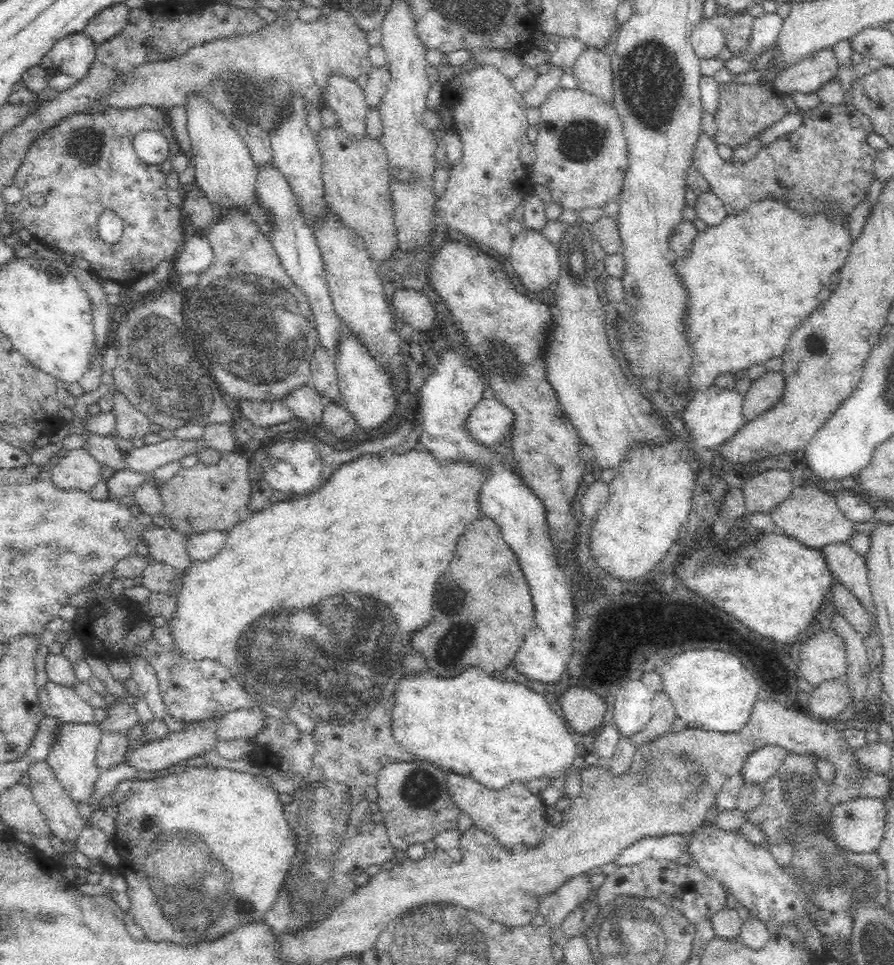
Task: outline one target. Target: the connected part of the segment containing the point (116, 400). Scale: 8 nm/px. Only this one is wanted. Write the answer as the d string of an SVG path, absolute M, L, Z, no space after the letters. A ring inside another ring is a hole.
M109 383L112 395L111 412L115 416L115 428L117 434L124 439L134 436L142 437L150 431L152 422L122 394L117 388Z

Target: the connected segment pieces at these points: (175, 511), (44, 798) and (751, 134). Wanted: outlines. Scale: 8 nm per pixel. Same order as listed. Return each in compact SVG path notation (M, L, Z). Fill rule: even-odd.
M241 447L220 452L220 455L221 460L216 464L198 462L192 468L182 466L170 480L157 487L162 500L157 516L168 522L168 528L188 536L196 532L228 532L239 522L237 513L246 508L251 494L248 475L250 458Z
M30 758L25 781L33 792L52 835L63 840L76 840L87 821L80 816L75 800L64 790L44 758Z
M730 82L728 85L721 85L719 91L721 94L719 98L720 112L715 118L718 130L714 141L717 144L728 145L733 150L754 141L760 131L770 128L790 112L784 102L786 93L775 91L772 87L764 84Z

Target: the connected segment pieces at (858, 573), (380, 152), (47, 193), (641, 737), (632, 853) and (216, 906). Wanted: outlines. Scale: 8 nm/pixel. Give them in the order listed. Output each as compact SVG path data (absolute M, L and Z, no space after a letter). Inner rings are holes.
M848 542L828 544L820 548L832 576L841 582L862 604L870 618L870 630L876 627L876 603L871 594L865 557Z
M338 125L322 129L316 139L322 155L324 200L332 215L344 227L354 231L366 245L376 265L385 264L398 253L392 199L388 189L387 154L384 147L368 136L360 142L350 141Z
M148 105L130 110L108 110L104 114L90 116L70 114L62 118L58 125L46 131L27 150L22 164L14 176L14 184L20 188L22 198L17 203L5 206L8 221L19 219L23 228L35 238L66 251L75 258L85 261L89 270L98 277L117 282L131 282L154 271L164 259L175 259L184 243L180 204L174 205L166 197L165 174L171 169L172 160L182 152L168 118L160 110ZM144 130L162 133L169 144L169 155L160 164L148 164L137 155L133 140ZM39 192L45 197L41 207L30 203L29 196ZM104 210L116 212L122 219L122 234L118 242L106 242L98 230L98 218Z
M662 690L654 693L653 710L648 722L640 730L624 736L635 750L646 746L649 742L659 742L672 732L672 722L675 719L674 707L670 697Z
M658 834L658 836L642 836L628 846L624 846L610 867L631 867L646 858L683 859L681 837L679 834Z
M214 766L186 767L167 776L132 781L131 789L125 799L115 805L115 808L119 810L119 813L115 818L114 844L121 862L116 872L122 874L128 884L127 894L131 901L130 913L135 922L144 930L146 937L154 941L172 941L178 944L196 943L202 938L223 936L244 924L258 923L260 916L276 904L293 867L294 856L298 852L299 832L285 820L283 816L285 804L280 801L280 793L272 786L268 776L252 775Z

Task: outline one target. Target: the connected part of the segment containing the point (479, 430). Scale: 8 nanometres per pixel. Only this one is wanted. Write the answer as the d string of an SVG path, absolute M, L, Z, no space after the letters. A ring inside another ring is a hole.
M496 398L484 399L469 416L472 436L482 444L499 446L509 444L515 429L515 412Z

